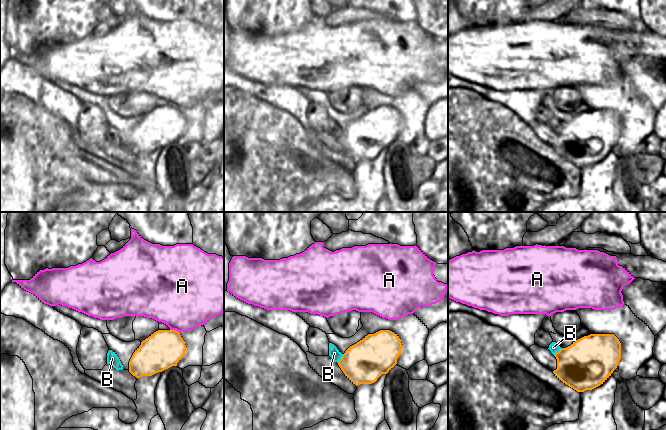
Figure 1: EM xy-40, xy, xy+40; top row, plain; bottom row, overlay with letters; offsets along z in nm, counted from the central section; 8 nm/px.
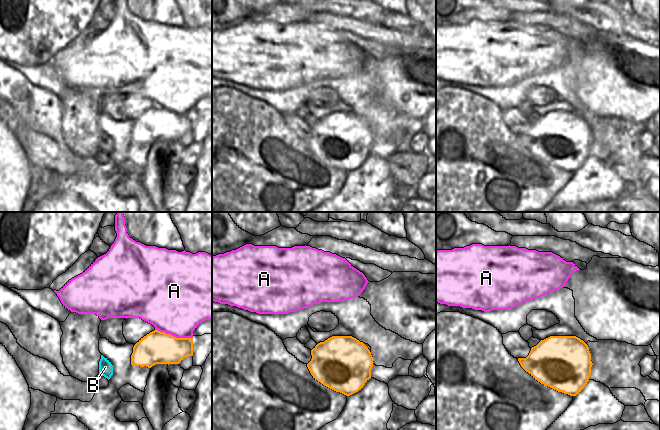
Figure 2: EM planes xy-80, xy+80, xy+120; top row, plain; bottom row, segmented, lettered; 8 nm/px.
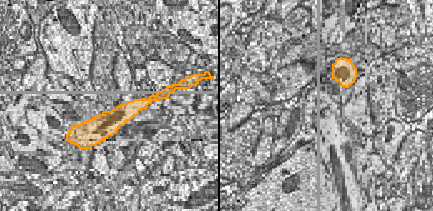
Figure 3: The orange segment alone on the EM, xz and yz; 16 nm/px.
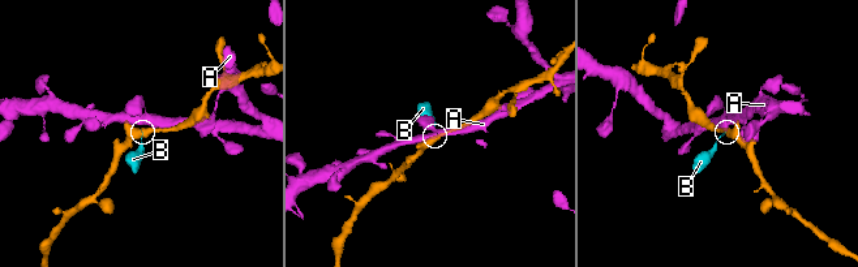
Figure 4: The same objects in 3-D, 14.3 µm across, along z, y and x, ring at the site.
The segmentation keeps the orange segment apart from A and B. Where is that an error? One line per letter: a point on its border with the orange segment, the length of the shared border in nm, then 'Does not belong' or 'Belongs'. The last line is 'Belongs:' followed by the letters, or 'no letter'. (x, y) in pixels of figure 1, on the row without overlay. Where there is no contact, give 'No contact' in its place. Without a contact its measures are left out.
A: Touches orange at xy-40 (175, 106). Shared border 90 nm. Does not belong
B: Touches orange at xy (341, 134). Shared border 90 nm. Does not belong
Belongs: no letter.

